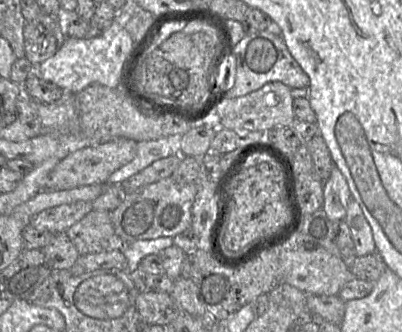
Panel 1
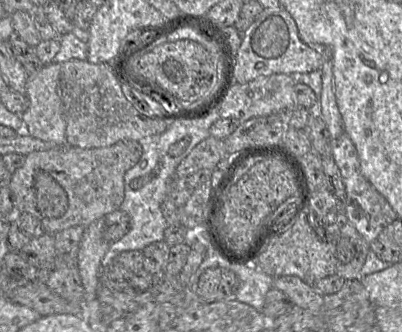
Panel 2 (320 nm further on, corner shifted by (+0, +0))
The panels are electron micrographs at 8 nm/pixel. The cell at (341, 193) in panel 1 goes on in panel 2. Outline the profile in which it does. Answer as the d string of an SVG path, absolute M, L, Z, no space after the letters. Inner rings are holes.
M308 44L323 56L322 91L318 99L317 113L325 121L330 140L339 137L344 132L341 114L339 112L333 81L333 52L330 46L323 44Z

